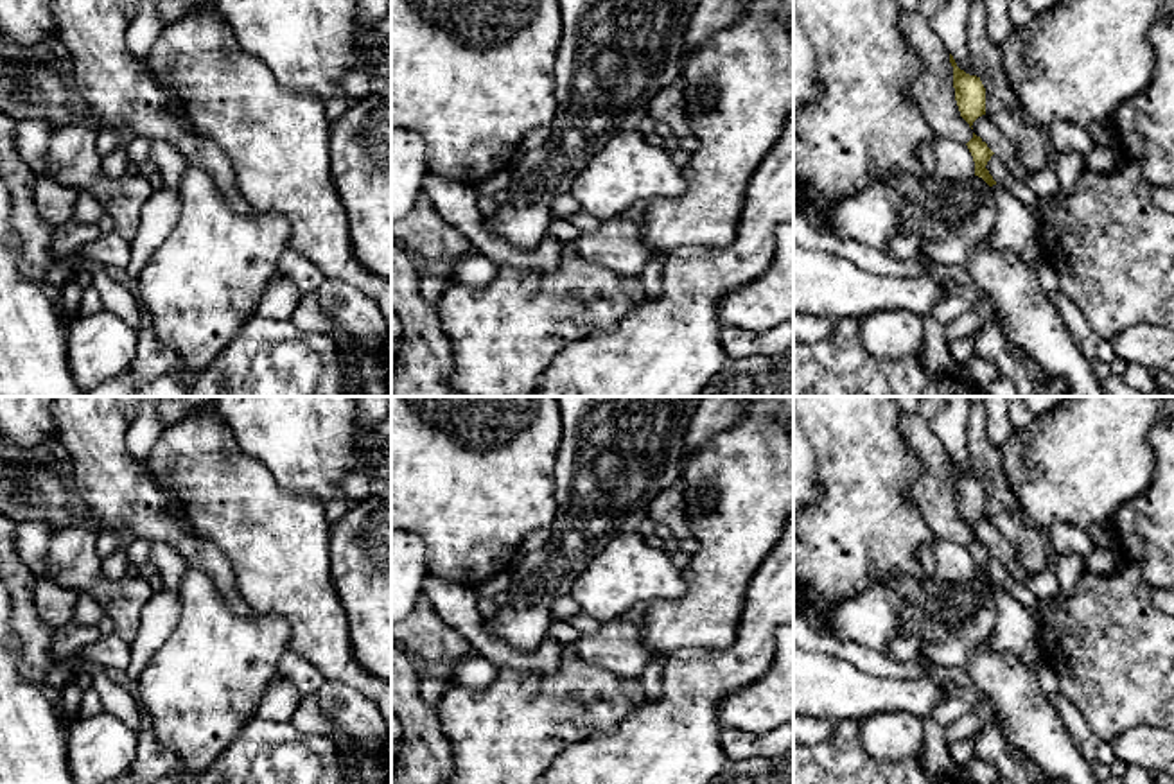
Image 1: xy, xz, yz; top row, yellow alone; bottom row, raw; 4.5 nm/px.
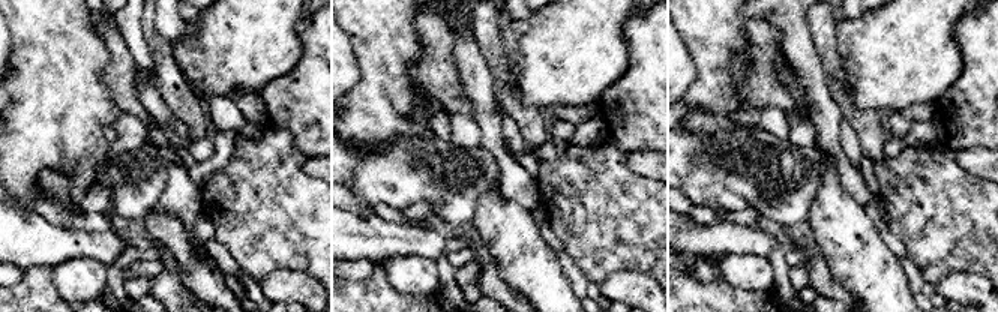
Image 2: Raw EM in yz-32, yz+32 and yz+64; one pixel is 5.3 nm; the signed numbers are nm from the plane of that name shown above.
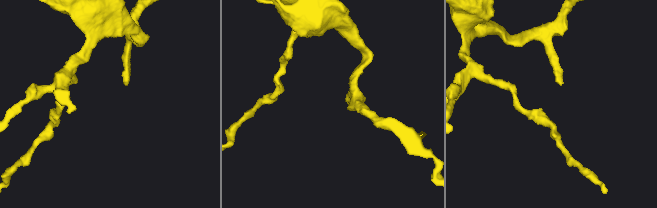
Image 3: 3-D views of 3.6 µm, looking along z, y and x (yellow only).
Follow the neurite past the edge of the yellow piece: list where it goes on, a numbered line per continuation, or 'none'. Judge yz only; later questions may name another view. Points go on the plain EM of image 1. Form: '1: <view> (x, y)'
1: yz (1016, 630)

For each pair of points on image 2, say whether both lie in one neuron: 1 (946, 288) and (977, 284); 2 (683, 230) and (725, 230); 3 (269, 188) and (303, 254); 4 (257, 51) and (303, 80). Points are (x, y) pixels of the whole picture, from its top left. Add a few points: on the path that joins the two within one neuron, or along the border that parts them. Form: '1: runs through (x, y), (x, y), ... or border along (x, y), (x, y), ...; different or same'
1: runs through (953, 288), (970, 288); same
2: runs through (694, 234), (715, 234); same
3: runs through (270, 204), (303, 237); same
4: border along (299, 38), (299, 62), (260, 92); different

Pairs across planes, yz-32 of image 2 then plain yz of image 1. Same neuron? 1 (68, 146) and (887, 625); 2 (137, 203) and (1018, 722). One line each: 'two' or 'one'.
1: two
2: two

